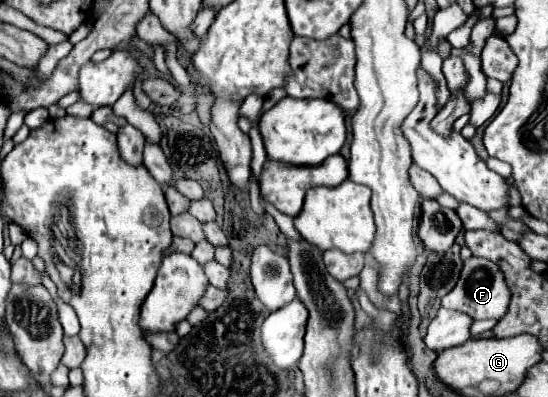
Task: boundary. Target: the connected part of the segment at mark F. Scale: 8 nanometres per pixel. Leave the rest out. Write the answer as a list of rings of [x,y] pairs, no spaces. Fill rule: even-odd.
[[[467,258],[465,266],[461,270],[461,276],[457,280],[457,286],[441,300],[441,306],[451,308],[451,310],[461,310],[469,314],[473,320],[487,320],[487,318],[503,318],[509,306],[511,292],[505,284],[505,278],[501,276],[501,268],[497,264],[483,260],[483,258]]]

